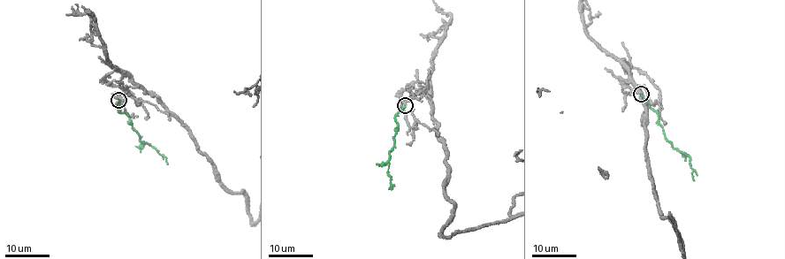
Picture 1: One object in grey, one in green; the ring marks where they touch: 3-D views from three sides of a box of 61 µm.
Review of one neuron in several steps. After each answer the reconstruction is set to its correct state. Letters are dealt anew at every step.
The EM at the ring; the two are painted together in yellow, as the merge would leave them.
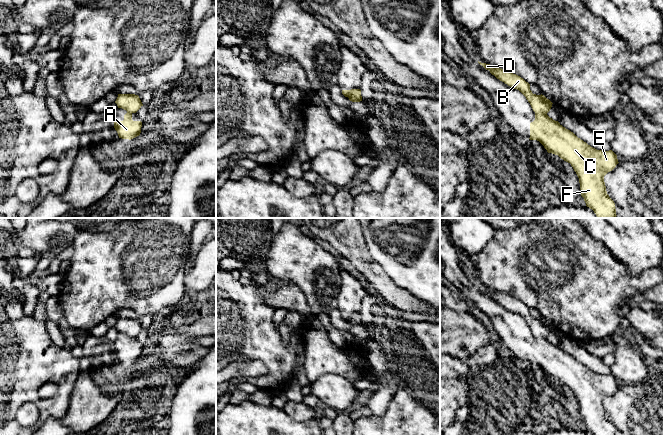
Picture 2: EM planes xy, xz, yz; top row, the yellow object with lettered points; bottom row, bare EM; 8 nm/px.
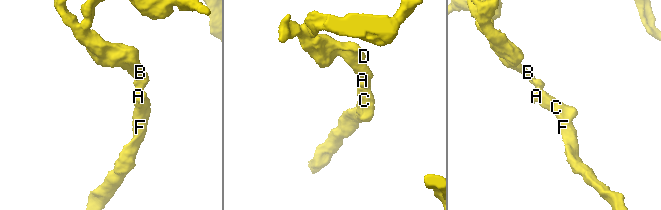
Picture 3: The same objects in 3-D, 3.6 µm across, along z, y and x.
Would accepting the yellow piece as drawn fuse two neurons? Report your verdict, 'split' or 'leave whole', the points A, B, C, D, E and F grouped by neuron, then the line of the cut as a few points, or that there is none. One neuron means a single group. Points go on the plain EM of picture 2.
split; groups A C E F / B D; cut yz (535, 336), (546, 339)

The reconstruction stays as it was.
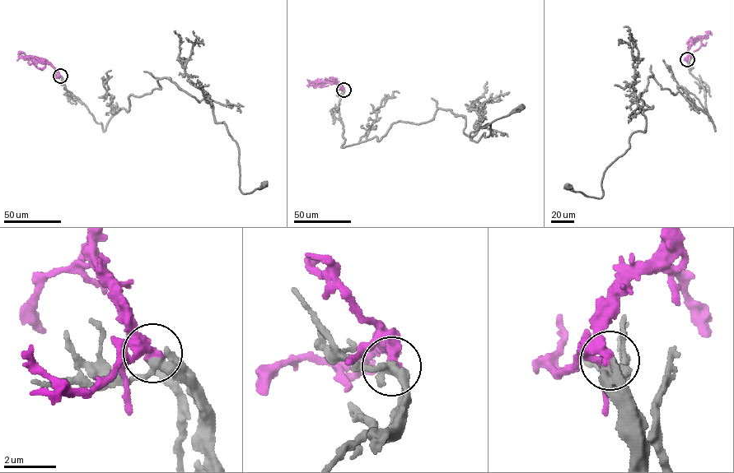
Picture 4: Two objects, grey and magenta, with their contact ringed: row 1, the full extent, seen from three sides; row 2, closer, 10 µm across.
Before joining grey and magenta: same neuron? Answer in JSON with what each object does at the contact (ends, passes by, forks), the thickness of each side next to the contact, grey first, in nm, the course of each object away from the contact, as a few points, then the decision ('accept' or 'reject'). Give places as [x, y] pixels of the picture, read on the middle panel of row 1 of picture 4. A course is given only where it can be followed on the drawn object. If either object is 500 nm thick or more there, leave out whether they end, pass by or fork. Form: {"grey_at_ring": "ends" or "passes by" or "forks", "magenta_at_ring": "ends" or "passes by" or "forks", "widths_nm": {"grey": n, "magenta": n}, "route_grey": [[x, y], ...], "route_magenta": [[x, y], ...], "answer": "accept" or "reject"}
{"grey_at_ring": "passes by", "magenta_at_ring": "ends", "widths_nm": {"grey": 360, "magenta": 420}, "route_grey": [[343, 90], [343, 147], [439, 108], [465, 116], [477, 141], [521, 108]], "route_magenta": [[343, 90], [334, 81], [325, 81], [321, 87], [328, 85]], "answer": "accept"}

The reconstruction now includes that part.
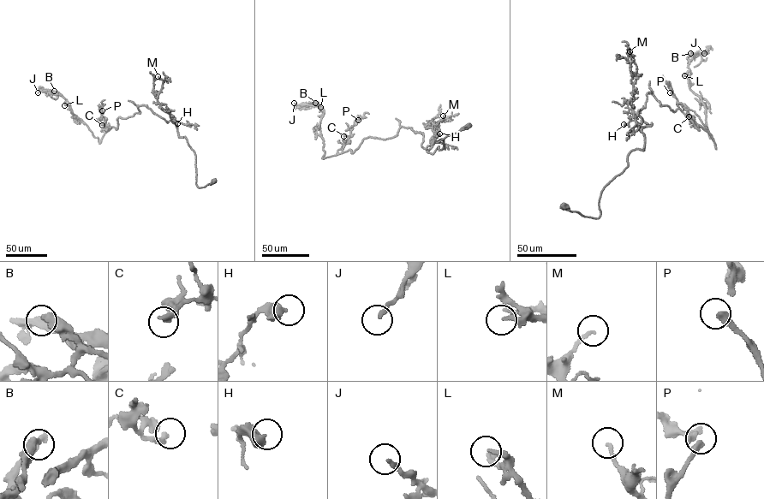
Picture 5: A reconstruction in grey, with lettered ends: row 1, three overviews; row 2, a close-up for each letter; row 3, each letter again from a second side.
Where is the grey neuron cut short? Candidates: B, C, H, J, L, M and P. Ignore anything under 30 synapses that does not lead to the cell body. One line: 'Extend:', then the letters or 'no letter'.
Extend: no letter

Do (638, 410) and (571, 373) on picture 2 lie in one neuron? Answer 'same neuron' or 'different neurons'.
different neurons

